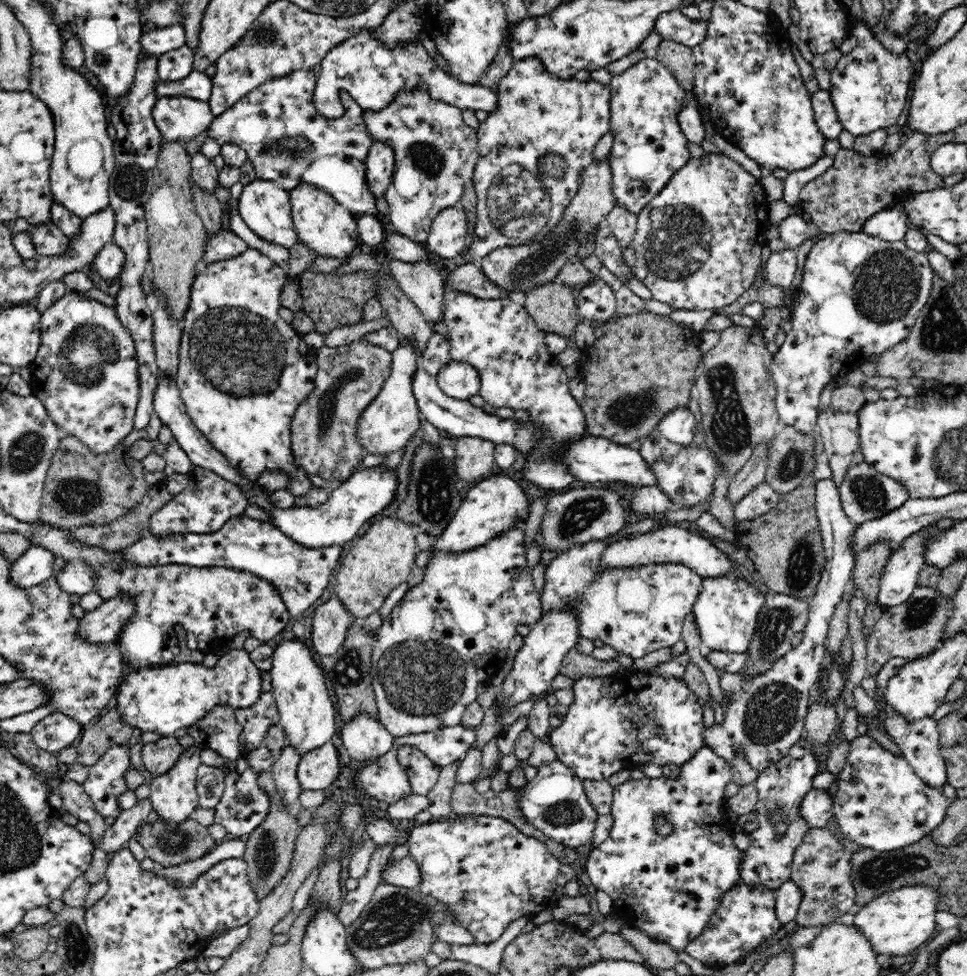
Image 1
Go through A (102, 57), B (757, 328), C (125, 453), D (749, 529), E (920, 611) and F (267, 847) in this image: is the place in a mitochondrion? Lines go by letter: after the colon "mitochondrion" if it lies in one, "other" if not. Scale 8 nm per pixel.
A: mitochondrion
B: other
C: other
D: other
E: mitochondrion
F: mitochondrion

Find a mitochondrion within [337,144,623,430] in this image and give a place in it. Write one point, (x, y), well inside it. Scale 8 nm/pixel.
(515, 204)

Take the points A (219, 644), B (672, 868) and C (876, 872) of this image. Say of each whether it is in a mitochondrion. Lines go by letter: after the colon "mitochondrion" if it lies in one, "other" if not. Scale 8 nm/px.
A: other
B: other
C: mitochondrion

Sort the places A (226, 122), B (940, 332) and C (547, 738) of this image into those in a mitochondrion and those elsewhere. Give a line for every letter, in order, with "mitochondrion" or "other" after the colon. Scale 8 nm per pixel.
A: other
B: mitochondrion
C: other

